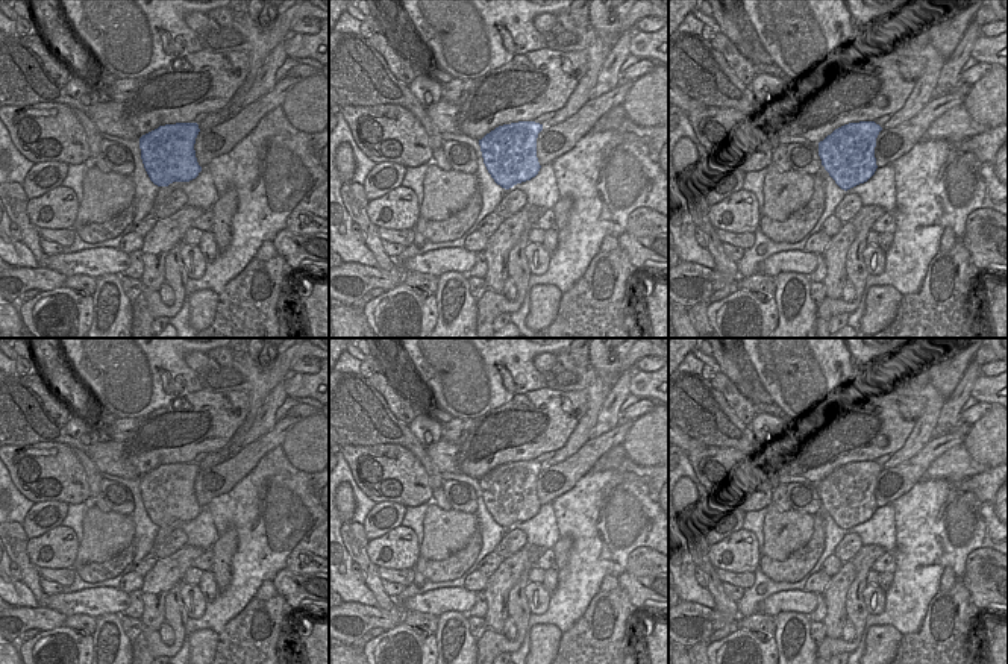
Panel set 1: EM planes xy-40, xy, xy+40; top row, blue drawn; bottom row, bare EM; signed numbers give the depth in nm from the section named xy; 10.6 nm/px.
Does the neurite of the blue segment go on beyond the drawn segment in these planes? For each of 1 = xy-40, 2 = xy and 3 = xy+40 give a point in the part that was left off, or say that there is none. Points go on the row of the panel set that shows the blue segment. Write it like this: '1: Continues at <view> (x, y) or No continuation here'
1: No continuation here
2: No continuation here
3: No continuation here

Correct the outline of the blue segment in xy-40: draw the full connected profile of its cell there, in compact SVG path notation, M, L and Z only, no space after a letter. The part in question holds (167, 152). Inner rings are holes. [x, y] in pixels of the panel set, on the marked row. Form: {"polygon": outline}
{"polygon": "M197 123L159 126L139 138L141 159L150 180L158 186L189 182L202 167L196 158Z"}

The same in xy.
{"polygon": "M518 121L499 126L479 139L484 164L497 185L509 189L538 174L537 138L541 130L540 123Z"}

